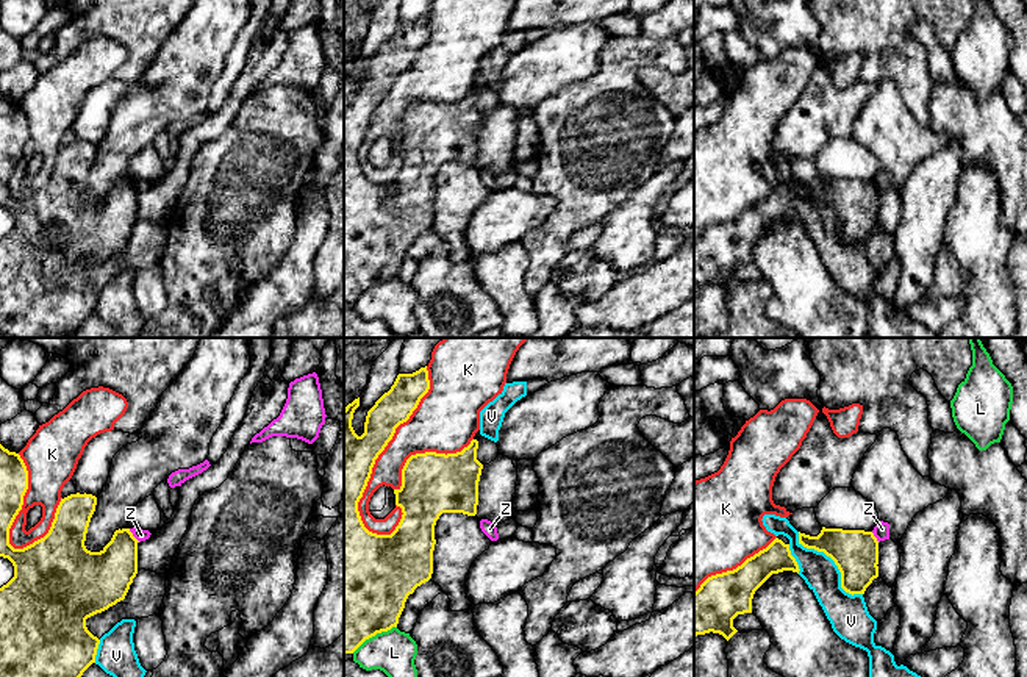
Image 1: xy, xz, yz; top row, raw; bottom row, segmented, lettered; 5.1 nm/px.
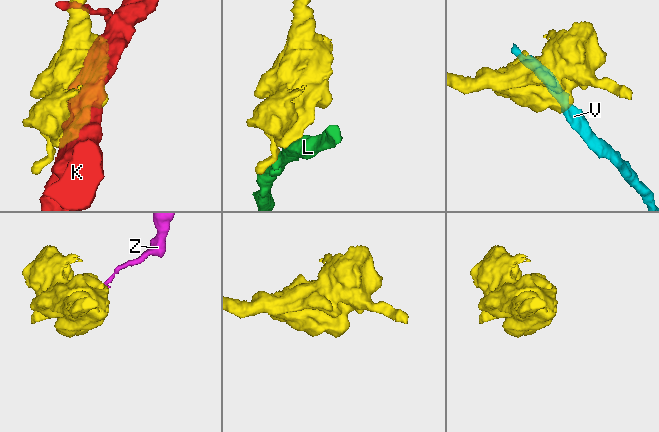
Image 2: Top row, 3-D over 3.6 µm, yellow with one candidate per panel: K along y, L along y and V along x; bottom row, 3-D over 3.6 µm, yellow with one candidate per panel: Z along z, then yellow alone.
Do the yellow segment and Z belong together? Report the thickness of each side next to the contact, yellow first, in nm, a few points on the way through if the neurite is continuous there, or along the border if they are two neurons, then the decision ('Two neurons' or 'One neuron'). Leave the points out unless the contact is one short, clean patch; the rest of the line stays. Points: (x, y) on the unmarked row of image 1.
Thickness 260 nm (yellow) against 60 nm. Boundary: xy (128, 179), (139, 191). Two neurons

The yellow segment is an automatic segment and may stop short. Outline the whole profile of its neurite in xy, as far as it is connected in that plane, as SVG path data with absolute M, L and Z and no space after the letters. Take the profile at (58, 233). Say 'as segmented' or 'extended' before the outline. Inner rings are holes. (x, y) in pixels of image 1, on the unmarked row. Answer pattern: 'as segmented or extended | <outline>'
as segmented | M0 94L0 206L14 216L14 227L0 238L0 333L59 338L75 333L95 313L100 289L88 280L86 269L125 249L138 224L139 191L130 178L119 178L100 202L88 200L84 191L97 147L77 142L61 149L44 188L14 199L9 178L27 139L23 109Z

